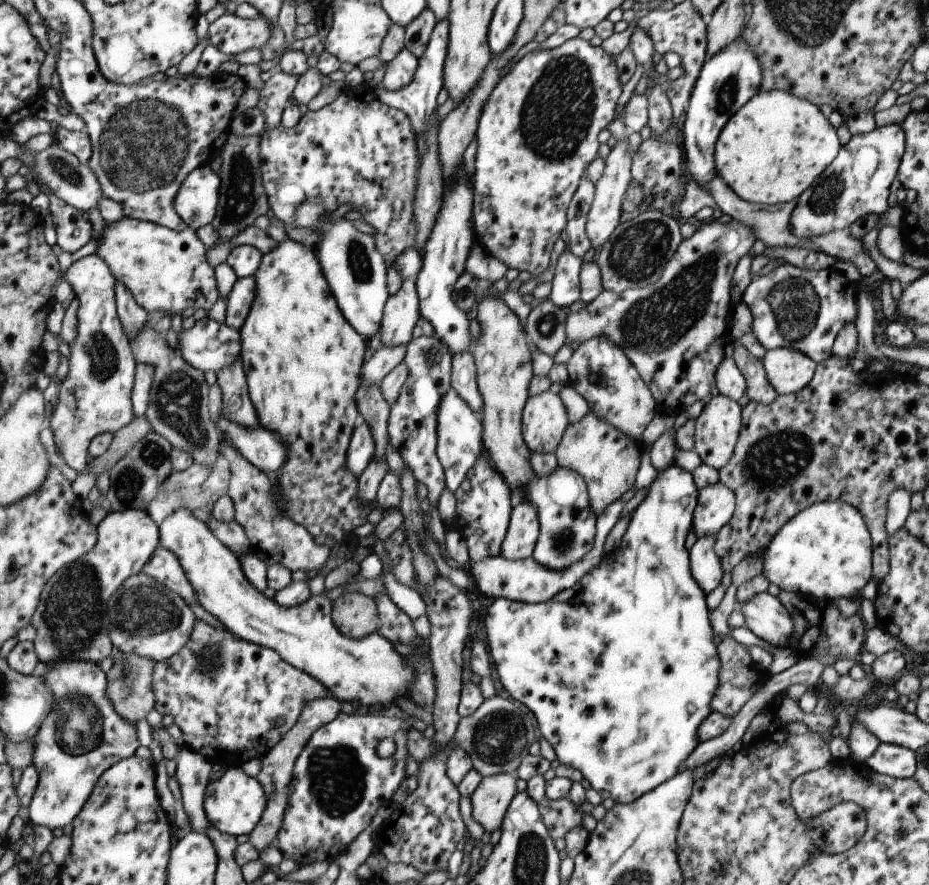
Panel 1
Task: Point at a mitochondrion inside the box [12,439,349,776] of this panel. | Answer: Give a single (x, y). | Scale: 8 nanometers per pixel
(73, 616)

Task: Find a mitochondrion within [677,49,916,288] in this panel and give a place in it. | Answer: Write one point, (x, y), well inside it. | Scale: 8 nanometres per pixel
(825, 197)

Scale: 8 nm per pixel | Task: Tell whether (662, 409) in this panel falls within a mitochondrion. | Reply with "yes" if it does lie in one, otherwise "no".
no

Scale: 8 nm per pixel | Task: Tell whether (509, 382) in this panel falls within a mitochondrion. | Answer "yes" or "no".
no

